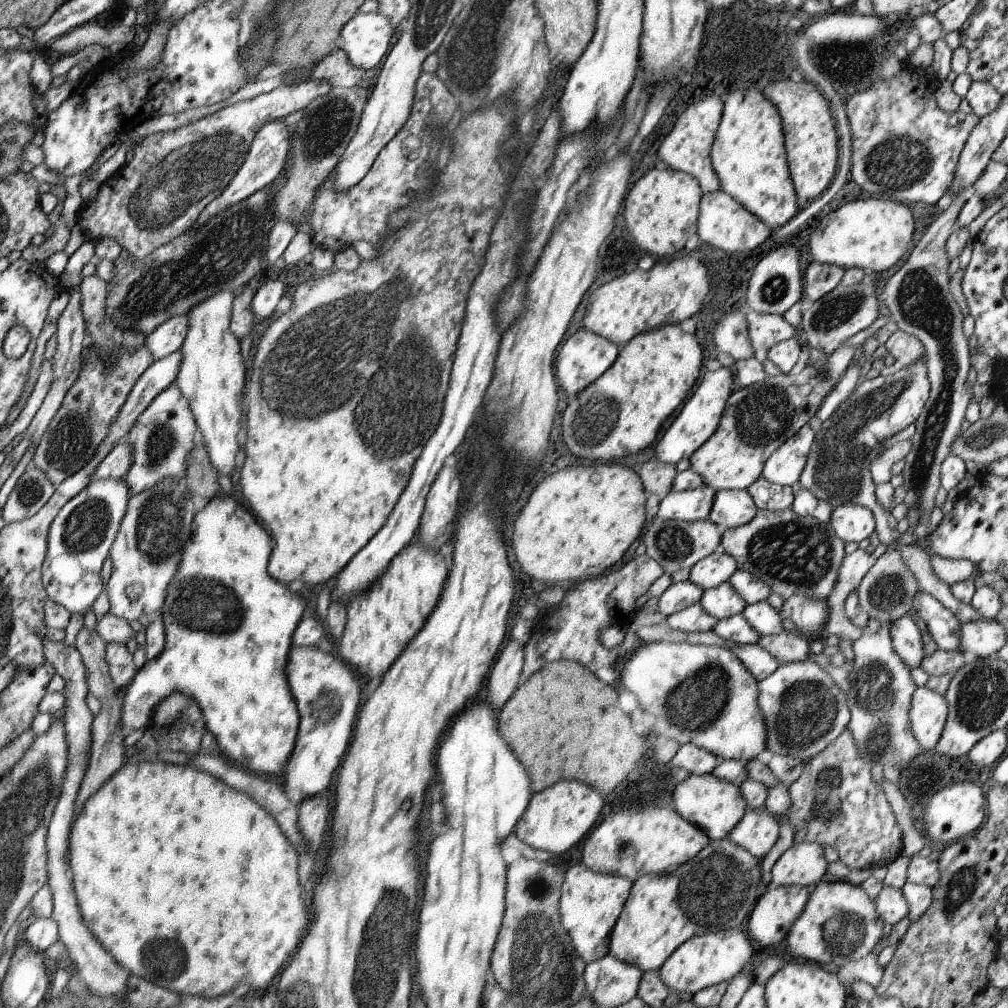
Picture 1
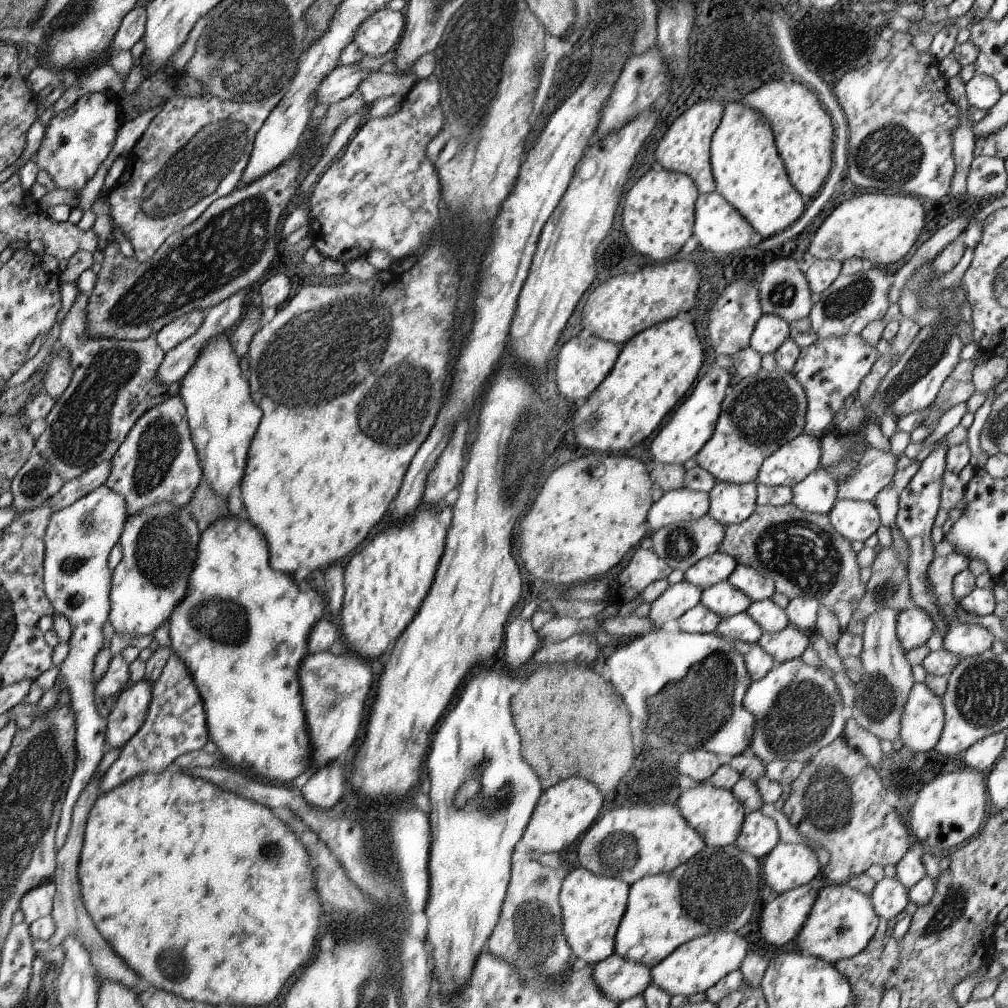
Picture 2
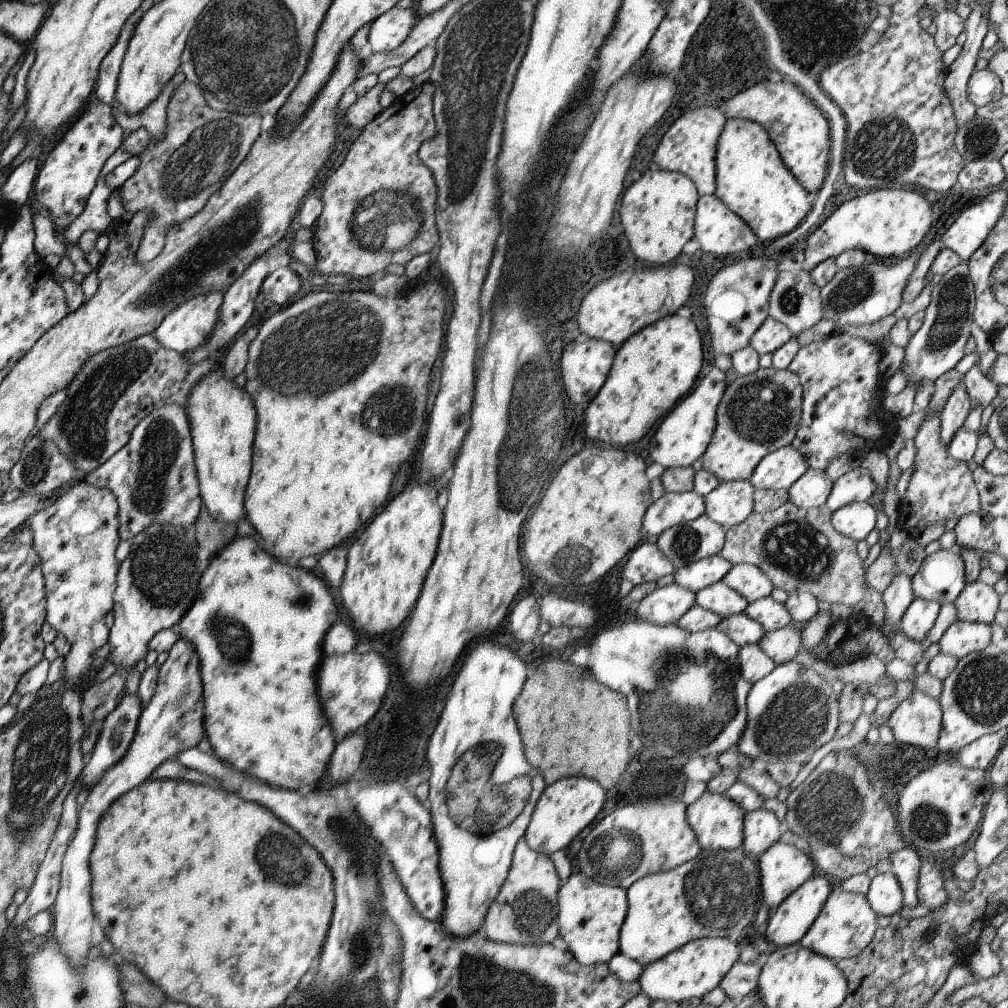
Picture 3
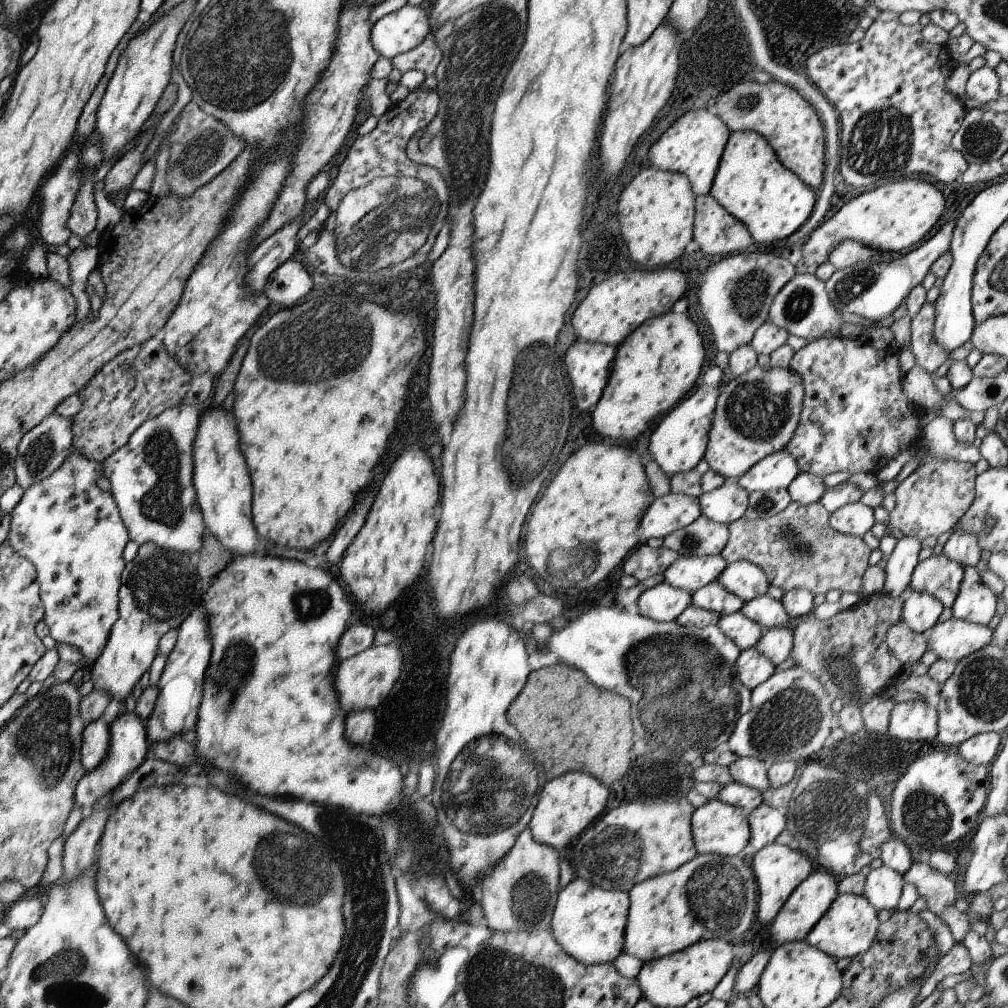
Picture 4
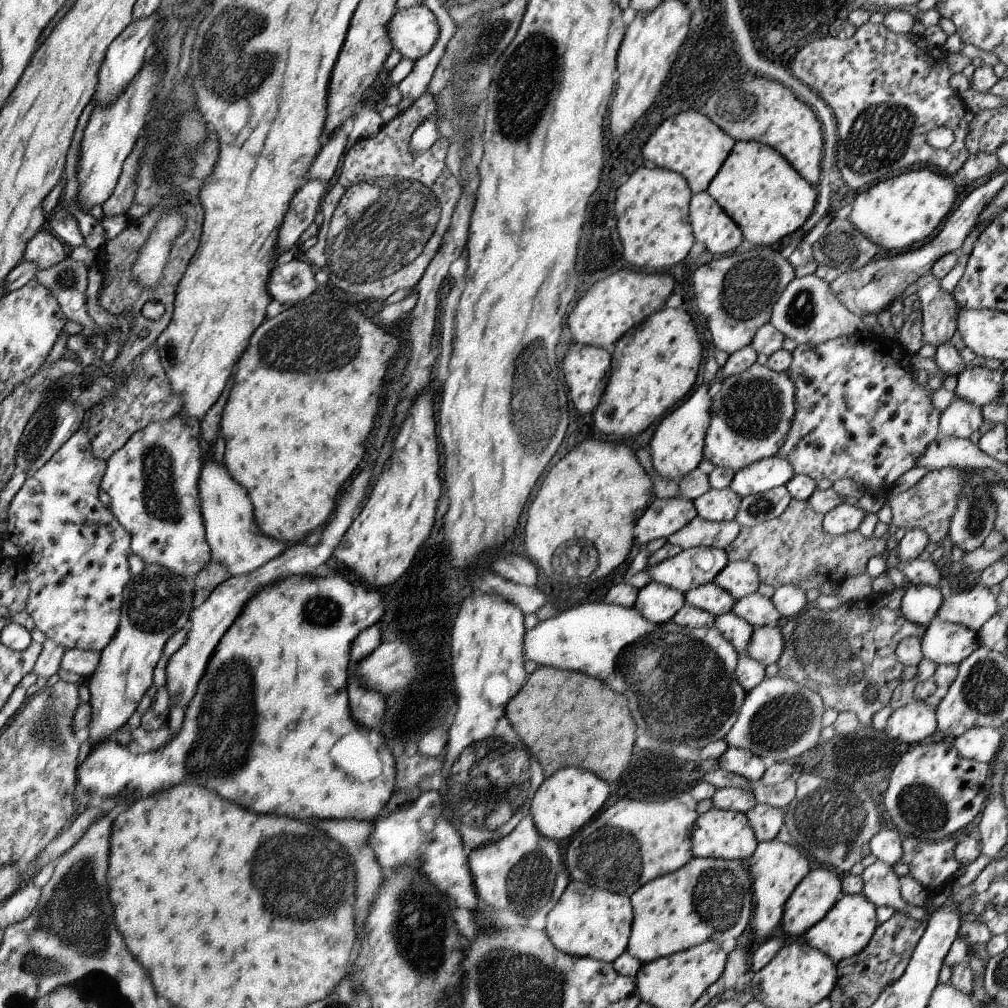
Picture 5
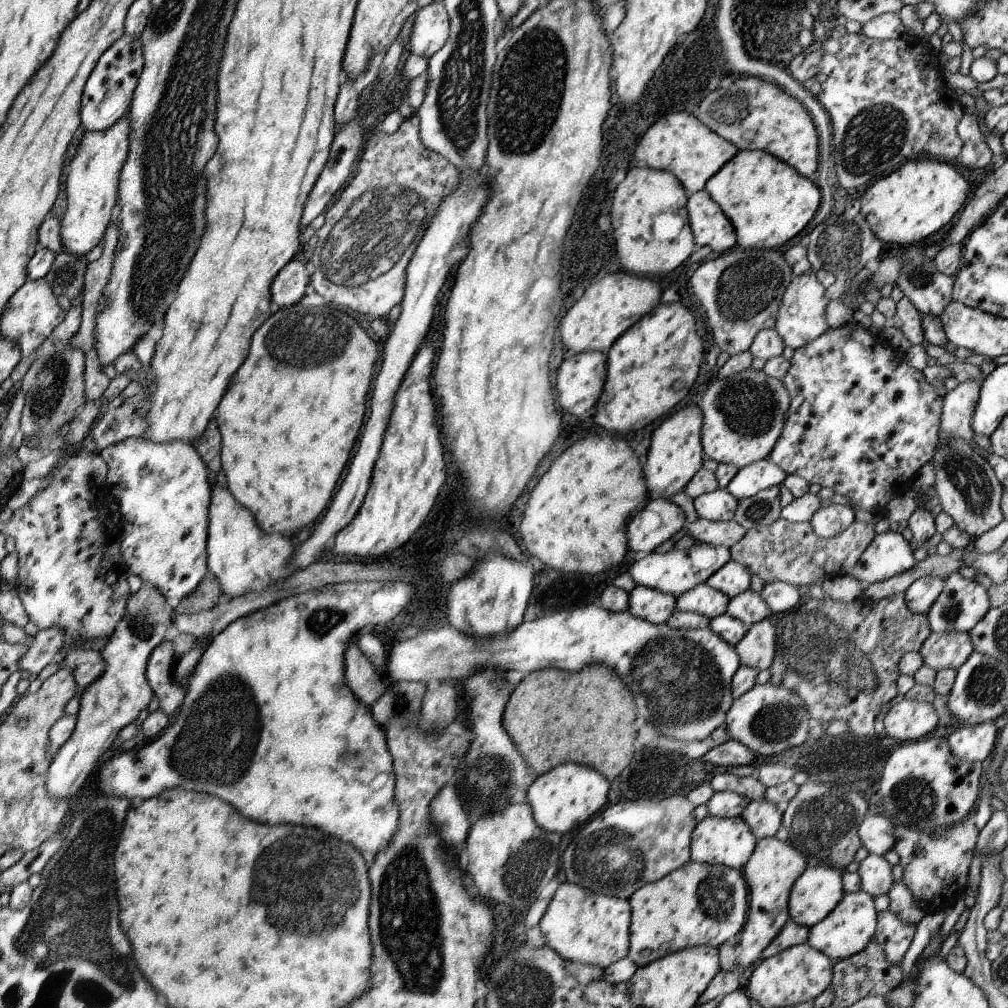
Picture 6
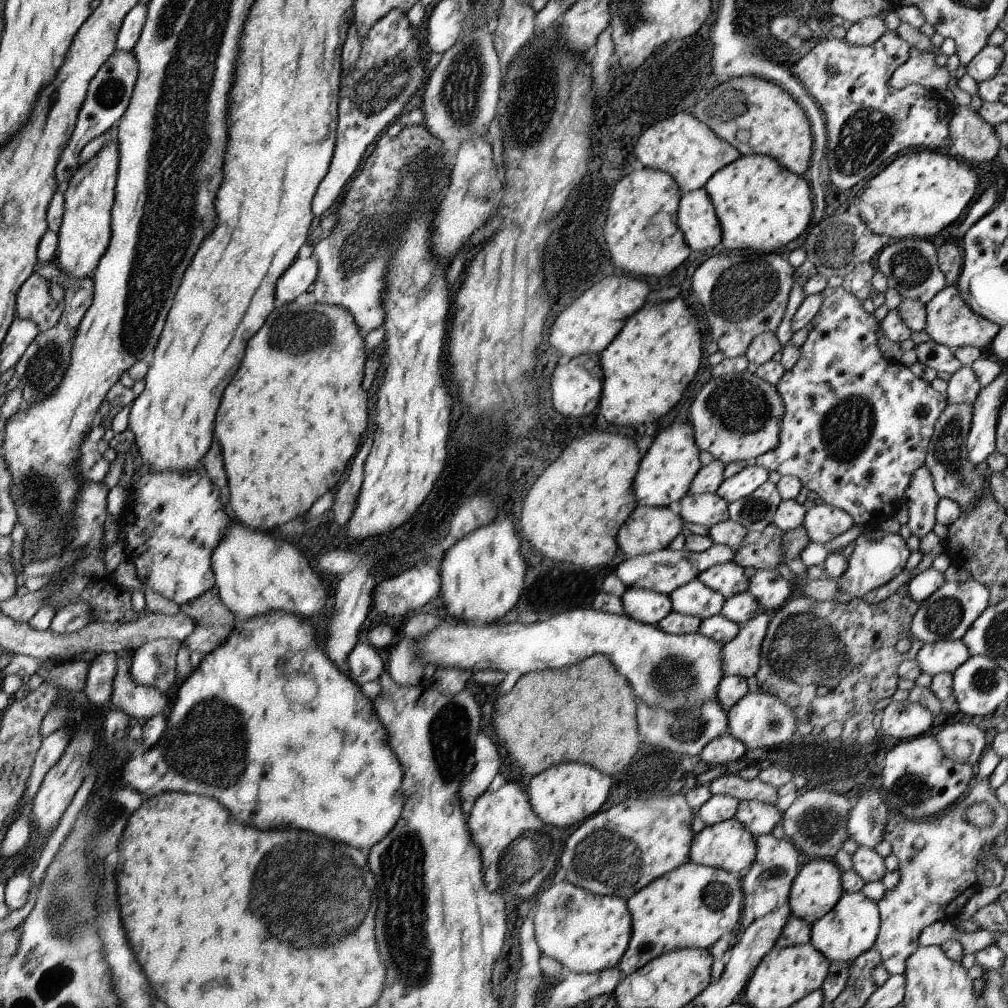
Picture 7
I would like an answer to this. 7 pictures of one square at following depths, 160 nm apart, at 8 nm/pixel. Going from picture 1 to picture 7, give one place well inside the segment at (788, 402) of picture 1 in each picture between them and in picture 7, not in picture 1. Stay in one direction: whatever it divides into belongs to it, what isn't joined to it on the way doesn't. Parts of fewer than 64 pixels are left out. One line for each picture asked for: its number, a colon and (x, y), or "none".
2: (759, 415)
3: (758, 414)
4: (756, 415)
5: (751, 415)
6: (743, 415)
7: (736, 417)

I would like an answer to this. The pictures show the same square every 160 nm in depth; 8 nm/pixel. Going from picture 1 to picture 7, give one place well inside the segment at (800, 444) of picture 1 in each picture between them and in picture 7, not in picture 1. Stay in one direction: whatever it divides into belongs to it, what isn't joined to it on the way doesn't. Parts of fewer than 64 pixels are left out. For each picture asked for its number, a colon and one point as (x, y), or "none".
2: (794, 461)
3: (779, 470)
4: (776, 471)
5: (770, 472)
6: (763, 474)
7: (741, 485)

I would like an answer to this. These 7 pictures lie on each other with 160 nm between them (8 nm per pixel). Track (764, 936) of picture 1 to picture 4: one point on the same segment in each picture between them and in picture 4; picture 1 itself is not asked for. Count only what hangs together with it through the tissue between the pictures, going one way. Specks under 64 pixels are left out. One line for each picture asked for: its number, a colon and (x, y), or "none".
2: (781, 920)
3: (790, 920)
4: (810, 900)

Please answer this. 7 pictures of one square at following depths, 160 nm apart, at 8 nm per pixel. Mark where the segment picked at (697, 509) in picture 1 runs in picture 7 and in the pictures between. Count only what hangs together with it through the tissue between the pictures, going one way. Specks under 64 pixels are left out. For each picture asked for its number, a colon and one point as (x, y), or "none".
2: (680, 505)
3: (671, 509)
4: (670, 512)
5: (663, 517)
6: (659, 520)
7: (648, 529)

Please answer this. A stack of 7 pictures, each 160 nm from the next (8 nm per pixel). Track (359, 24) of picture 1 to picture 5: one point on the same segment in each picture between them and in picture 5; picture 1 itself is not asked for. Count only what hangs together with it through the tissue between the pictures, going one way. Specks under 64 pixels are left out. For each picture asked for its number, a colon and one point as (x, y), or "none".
2: (380, 34)
3: (387, 32)
4: (400, 31)
5: (413, 31)

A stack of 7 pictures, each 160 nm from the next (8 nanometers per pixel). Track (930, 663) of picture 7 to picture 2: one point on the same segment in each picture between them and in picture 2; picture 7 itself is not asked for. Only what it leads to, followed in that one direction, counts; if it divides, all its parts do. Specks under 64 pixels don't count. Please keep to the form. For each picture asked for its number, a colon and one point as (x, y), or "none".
2: (964, 639)
3: (964, 637)
4: (955, 639)
5: (943, 643)
6: (949, 650)

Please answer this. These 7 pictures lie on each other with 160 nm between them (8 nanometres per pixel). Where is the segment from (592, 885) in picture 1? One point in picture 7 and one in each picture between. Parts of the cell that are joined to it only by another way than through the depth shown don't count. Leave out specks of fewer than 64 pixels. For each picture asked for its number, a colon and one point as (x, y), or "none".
2: (592, 906)
3: (591, 914)
4: (588, 922)
5: (586, 922)
6: (582, 926)
7: (586, 932)

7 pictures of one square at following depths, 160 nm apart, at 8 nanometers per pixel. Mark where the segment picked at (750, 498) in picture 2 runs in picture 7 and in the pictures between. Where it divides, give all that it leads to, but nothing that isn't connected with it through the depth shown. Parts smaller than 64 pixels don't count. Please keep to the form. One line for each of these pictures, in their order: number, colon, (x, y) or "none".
3: (731, 502)
4: (727, 503)
5: (717, 505)
6: (720, 505)
7: (708, 509)

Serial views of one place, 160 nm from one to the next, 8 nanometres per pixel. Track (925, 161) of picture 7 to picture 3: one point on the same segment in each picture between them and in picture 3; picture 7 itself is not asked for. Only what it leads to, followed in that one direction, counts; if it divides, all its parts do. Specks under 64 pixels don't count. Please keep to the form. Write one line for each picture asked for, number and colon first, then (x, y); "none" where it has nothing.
3: (886, 222)
4: (891, 218)
5: (896, 213)
6: (919, 198)

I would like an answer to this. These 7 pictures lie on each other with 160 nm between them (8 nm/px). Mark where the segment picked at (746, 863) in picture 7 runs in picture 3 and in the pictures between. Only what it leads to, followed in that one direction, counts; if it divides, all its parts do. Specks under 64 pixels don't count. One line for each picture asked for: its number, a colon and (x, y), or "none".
3: (717, 821)
4: (718, 828)
5: (723, 834)
6: (718, 841)

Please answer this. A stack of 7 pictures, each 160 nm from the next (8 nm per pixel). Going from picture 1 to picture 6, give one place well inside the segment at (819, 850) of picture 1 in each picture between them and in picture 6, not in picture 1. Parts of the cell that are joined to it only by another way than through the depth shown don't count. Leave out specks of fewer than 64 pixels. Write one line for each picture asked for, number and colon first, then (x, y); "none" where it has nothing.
2: (788, 866)
3: (783, 868)
4: (778, 869)
5: (775, 868)
6: (774, 867)

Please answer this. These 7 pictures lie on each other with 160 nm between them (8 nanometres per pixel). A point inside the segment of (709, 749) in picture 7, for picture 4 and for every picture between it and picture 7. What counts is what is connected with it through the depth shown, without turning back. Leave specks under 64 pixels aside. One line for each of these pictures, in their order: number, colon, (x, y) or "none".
4: (749, 771)
5: (742, 762)
6: (732, 753)

